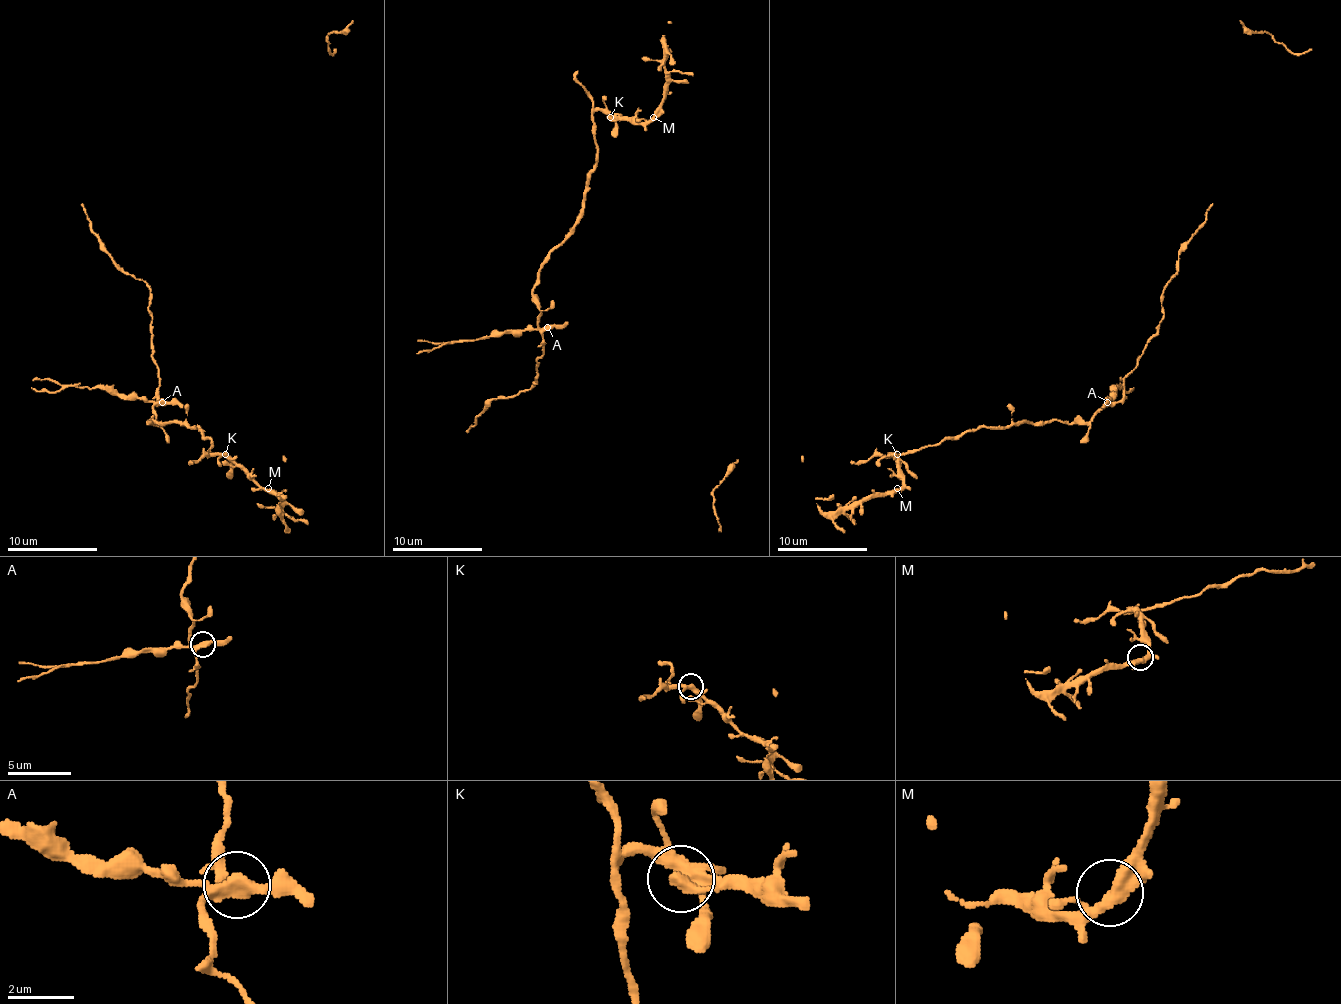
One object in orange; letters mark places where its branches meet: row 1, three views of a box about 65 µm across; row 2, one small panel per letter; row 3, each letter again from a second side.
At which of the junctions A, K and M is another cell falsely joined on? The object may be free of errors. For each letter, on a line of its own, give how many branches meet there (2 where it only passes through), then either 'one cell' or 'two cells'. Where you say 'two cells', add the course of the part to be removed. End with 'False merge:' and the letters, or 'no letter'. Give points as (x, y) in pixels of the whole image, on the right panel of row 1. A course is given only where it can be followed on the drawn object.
A: 4 | two cells | (1107, 402), (1120, 386), (1125, 391), (1134, 386)
K: 4 | one cell
M: 3 | one cell
False merge: A

